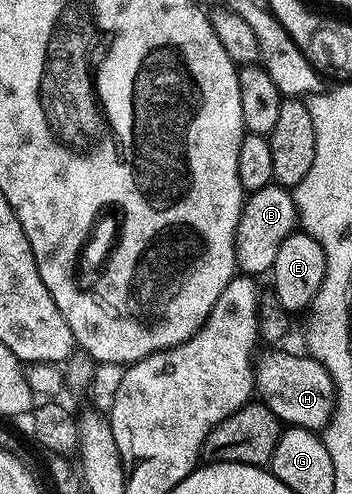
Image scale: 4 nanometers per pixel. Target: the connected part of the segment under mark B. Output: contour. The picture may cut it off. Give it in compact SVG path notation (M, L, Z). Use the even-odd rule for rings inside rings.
M275 183L247 194L244 210L240 213L236 232L236 257L239 268L248 275L267 274L274 263L274 255L291 233L297 232L298 212L296 200L283 185Z

